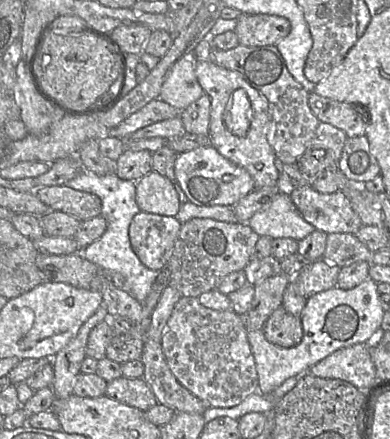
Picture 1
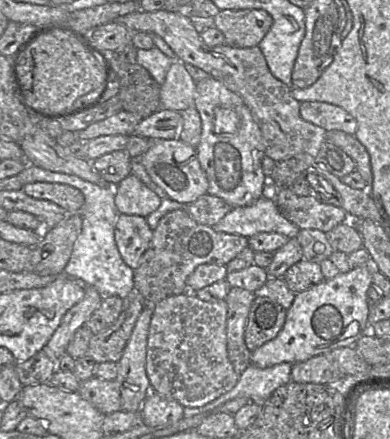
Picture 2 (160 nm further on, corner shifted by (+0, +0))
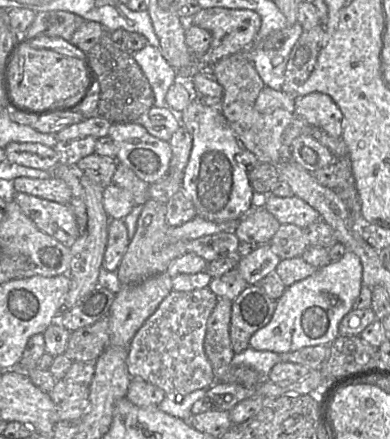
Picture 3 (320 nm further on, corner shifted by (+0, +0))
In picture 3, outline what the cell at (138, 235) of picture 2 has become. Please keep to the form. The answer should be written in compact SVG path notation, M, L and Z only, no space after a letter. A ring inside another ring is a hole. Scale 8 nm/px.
M111 219L102 269L115 273L130 244L127 227L122 219Z

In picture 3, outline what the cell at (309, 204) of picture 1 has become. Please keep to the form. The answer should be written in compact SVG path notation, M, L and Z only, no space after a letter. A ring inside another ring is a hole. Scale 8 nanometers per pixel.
M269 194L262 197L261 204L280 224L293 224L300 228L306 228L321 220L317 210L295 195L278 197Z

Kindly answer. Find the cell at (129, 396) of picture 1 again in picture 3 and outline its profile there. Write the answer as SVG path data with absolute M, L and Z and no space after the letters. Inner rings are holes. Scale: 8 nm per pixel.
M60 379L48 394L56 406L58 421L81 419L89 408L89 388L86 385Z

